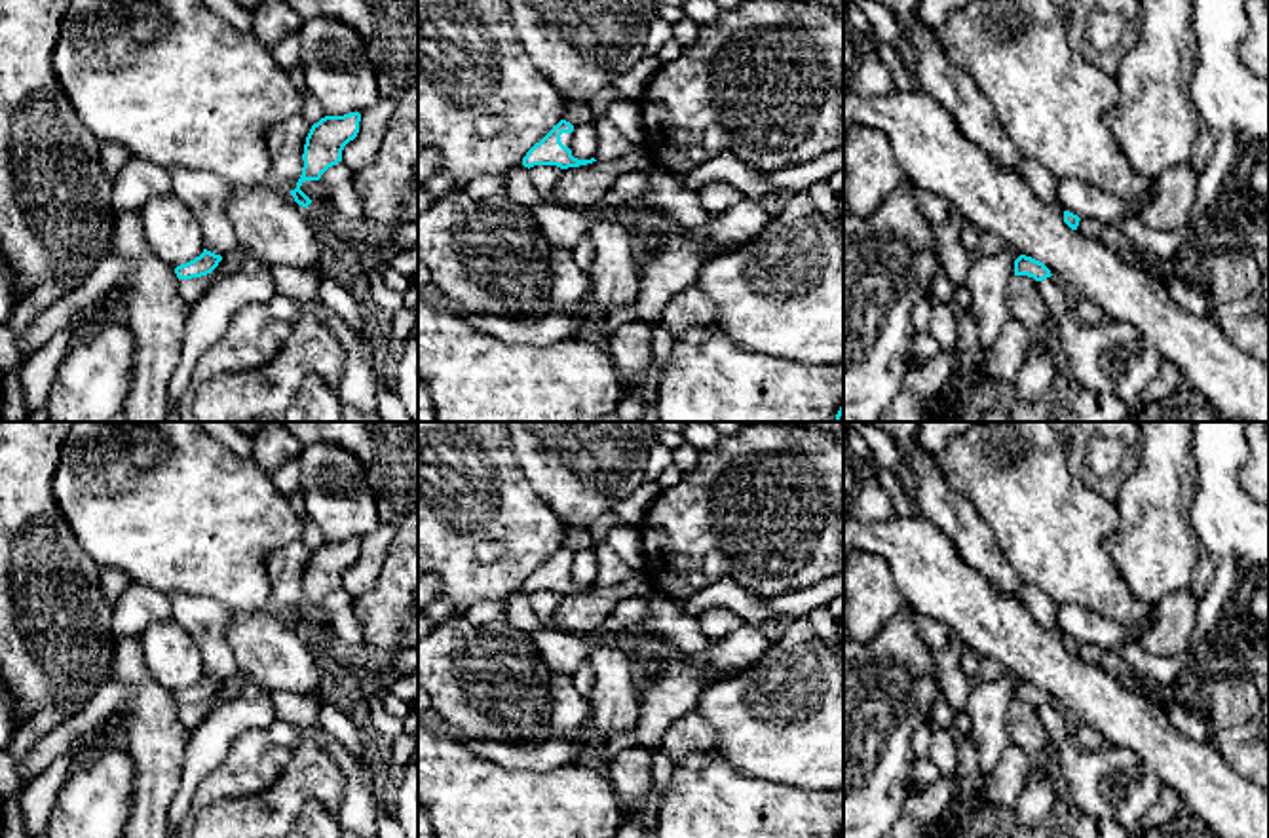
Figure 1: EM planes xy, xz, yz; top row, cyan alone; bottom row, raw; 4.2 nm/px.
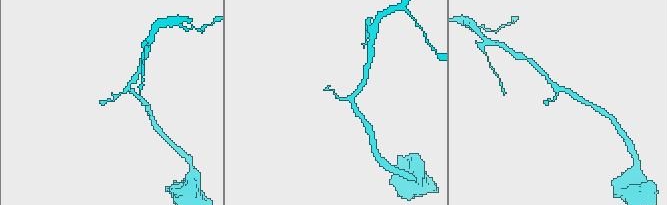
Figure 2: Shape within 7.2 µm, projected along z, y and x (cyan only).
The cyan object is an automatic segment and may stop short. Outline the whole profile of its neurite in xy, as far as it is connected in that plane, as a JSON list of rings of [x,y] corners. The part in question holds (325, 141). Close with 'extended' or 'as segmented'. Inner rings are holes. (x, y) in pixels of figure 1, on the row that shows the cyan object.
[[[350,112],[344,116],[325,116],[312,125],[306,144],[304,144],[304,167],[296,182],[296,188],[291,190],[294,201],[308,209],[312,200],[300,190],[306,181],[319,181],[321,175],[342,162],[344,146],[353,141],[359,133],[359,112]]]; as segmented

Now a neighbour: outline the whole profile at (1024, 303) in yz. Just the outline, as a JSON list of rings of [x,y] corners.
[[[1013,276],[1005,287],[1005,304],[1009,319],[1018,319],[1030,333],[1030,353],[1037,340],[1045,340],[1056,352],[1054,321],[1045,296],[1039,293],[1037,281],[1028,276]]]

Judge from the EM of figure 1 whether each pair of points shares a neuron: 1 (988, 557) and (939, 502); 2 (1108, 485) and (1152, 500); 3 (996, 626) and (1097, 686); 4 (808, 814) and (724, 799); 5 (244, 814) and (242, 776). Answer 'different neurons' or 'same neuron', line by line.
1: same neuron
2: different neurons
3: same neuron
4: same neuron
5: different neurons

